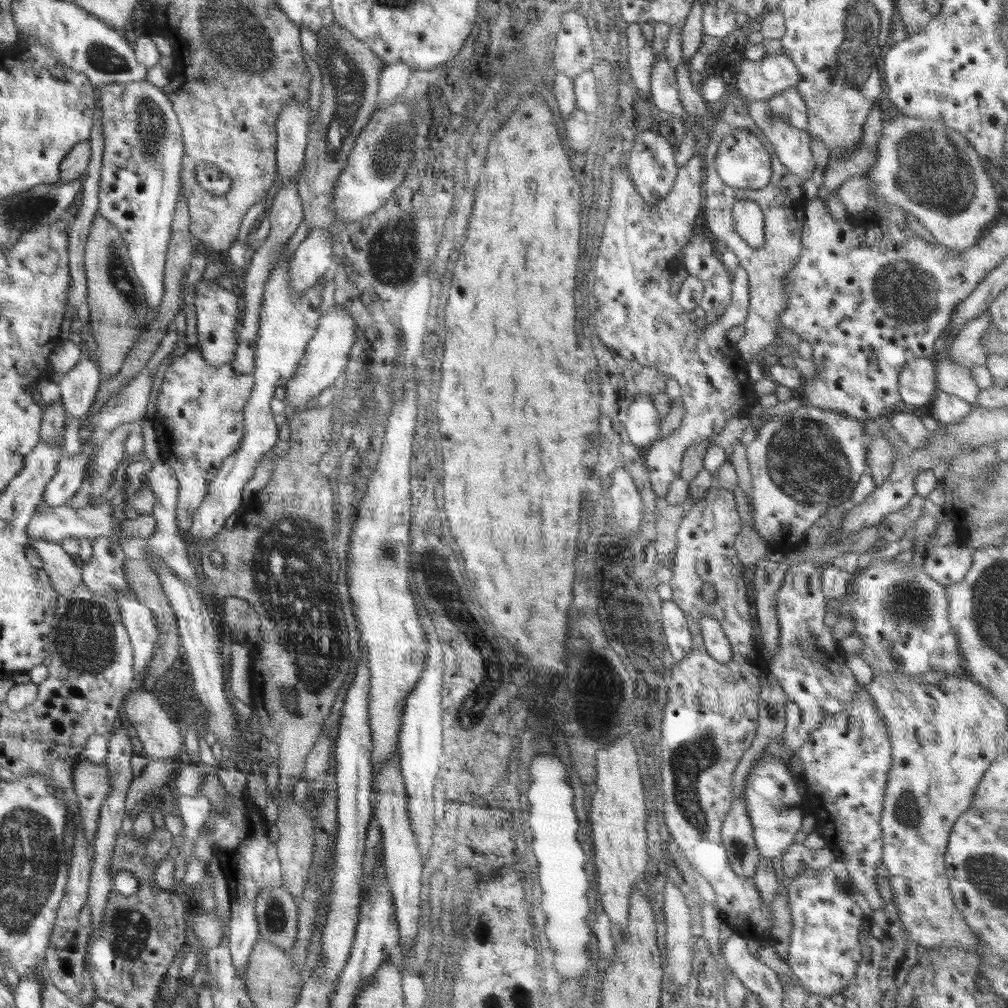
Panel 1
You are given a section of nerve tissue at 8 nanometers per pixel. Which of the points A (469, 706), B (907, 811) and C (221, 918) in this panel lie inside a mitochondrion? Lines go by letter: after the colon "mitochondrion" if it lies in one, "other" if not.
A: mitochondrion
B: mitochondrion
C: other

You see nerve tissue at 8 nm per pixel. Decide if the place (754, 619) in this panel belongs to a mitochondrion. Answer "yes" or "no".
no

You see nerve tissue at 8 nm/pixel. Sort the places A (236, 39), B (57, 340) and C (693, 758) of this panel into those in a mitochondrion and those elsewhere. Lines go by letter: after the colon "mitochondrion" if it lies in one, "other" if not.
A: mitochondrion
B: other
C: mitochondrion

